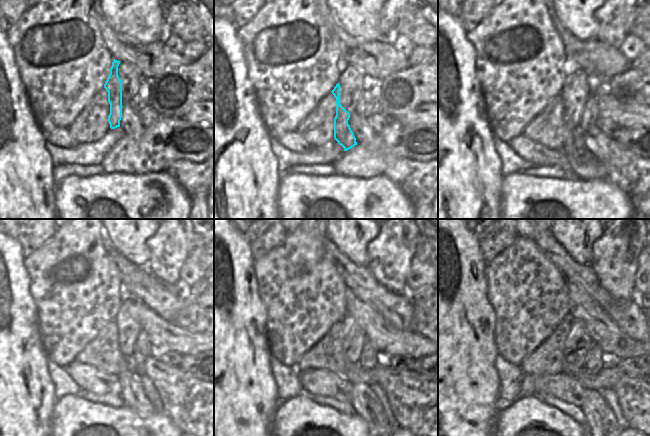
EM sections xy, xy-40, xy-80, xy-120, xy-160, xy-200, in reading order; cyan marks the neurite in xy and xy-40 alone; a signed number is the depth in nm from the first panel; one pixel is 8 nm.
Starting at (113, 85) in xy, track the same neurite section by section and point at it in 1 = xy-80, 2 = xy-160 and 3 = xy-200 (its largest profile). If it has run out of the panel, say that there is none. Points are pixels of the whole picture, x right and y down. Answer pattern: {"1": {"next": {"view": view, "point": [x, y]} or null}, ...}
{"1": {"next": {"view": "xy-80", "point": [575, 152]}}, "2": {"next": {"view": "xy-160", "point": [366, 404]}}, "3": {"next": {"view": "xy-200", "point": [602, 422]}}}

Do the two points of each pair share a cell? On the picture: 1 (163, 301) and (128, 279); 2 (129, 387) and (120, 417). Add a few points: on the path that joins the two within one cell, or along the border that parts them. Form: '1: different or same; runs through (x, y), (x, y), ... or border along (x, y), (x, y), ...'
1: same; runs through (154, 294), (137, 282)
2: different; border along (125, 405), (139, 416), (146, 417)

